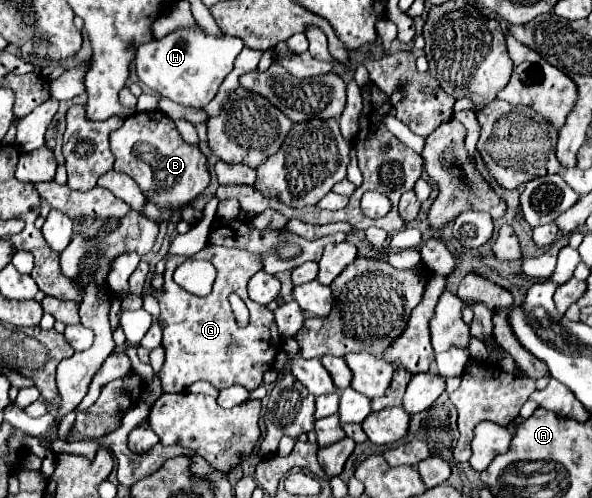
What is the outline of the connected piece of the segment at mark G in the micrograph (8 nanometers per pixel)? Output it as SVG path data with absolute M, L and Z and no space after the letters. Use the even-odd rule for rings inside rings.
M207 245L195 257L209 259L217 269L217 279L213 291L207 297L197 297L173 281L173 271L185 261L185 257L169 257L165 267L165 285L163 291L155 291L155 297L161 305L161 327L163 327L163 349L165 363L161 367L161 389L165 393L183 391L187 385L205 379L217 389L229 385L241 385L247 391L253 391L263 381L263 371L273 367L277 345L281 337L277 333L273 313L247 297L249 279L261 271L263 263L259 255L237 247L217 247ZM229 293L237 293L249 307L251 321L245 329L237 327L231 305L227 301Z

